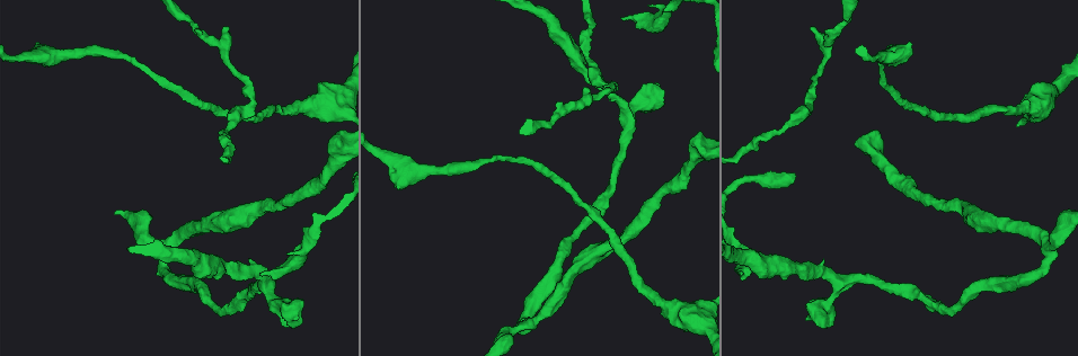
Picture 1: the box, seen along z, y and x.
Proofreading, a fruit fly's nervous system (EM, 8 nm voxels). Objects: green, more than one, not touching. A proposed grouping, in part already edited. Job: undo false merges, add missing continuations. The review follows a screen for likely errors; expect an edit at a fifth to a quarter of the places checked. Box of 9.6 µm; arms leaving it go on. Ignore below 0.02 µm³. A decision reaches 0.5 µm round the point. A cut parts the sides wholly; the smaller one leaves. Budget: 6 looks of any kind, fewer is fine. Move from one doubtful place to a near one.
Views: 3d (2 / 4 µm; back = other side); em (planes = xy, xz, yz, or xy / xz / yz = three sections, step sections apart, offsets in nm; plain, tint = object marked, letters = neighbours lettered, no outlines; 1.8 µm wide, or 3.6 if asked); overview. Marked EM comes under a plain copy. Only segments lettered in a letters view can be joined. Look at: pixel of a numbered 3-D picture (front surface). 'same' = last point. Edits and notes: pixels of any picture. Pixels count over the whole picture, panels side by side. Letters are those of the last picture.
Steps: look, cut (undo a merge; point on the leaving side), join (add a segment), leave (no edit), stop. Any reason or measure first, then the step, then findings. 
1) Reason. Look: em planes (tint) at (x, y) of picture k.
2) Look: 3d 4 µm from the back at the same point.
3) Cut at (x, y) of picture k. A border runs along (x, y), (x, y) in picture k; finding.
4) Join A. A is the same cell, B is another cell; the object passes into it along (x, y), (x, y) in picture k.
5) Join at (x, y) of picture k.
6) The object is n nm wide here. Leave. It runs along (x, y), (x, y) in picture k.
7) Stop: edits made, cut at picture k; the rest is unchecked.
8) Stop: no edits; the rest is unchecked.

Abrupt turn. Look: 3d 4 µm at (807, 102) of picture 1.

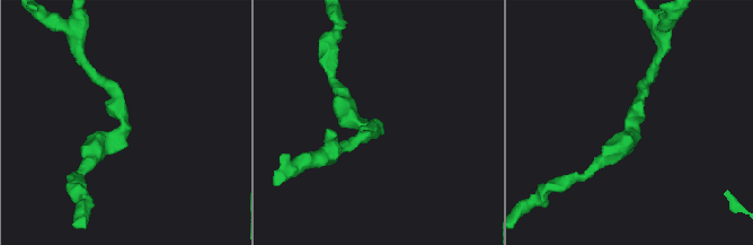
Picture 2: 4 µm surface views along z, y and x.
The arms are 190, 320 nm wide; need the tissue. Look: em xz step 16 (tint) at (630, 123) of picture 2.

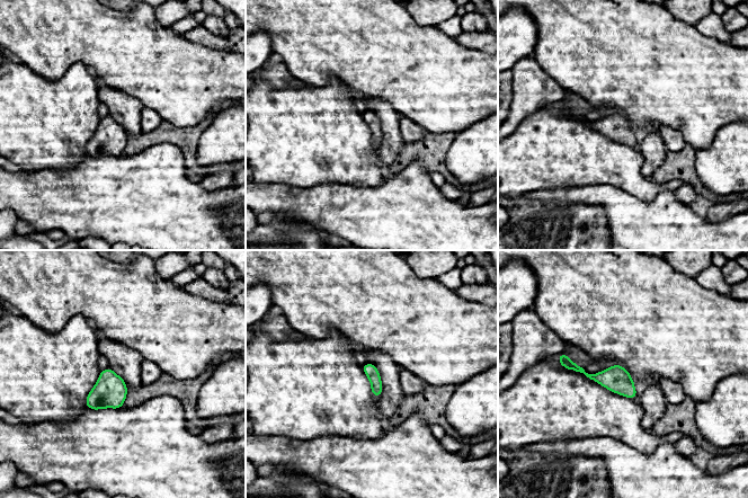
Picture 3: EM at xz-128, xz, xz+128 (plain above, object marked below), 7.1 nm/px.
Look: em planes (letters) at the same point.

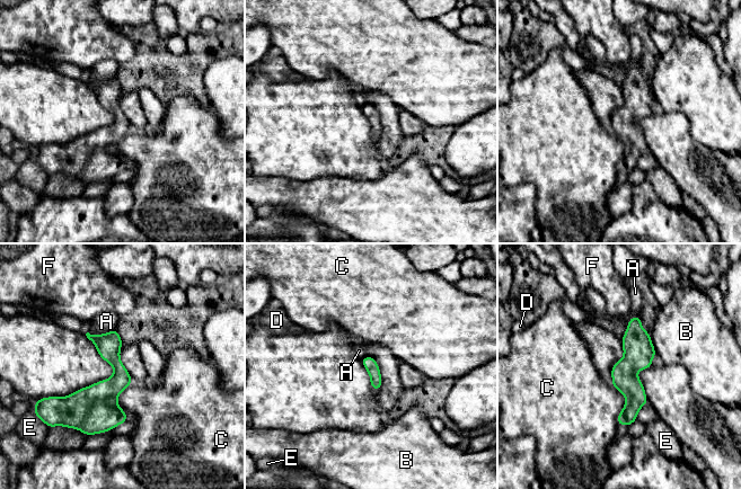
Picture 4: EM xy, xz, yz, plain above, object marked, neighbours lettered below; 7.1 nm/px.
The object is 90 nm wide here; the longest contact is with C, 300 nm. Leave. A, B, C, D, E and F are other cells; continuous, no second cell.

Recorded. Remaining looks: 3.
Branch stops here. Look: 3d 4 µm from the back at (586, 88) of picture 1.

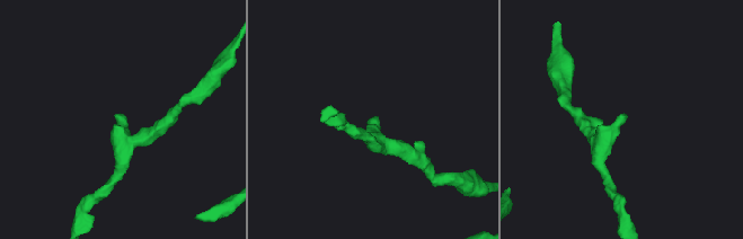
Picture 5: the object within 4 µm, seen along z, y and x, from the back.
Look: em xy step 16 (tint) at (627, 115) of picture 5.

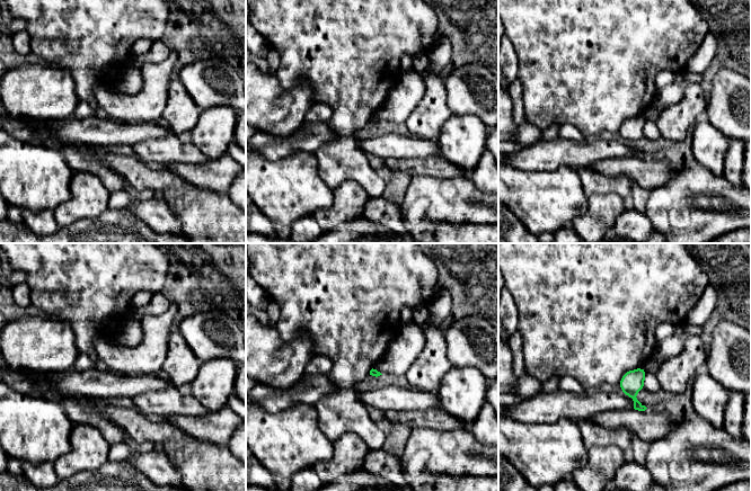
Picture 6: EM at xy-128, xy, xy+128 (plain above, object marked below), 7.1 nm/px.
Another direction. Look: em planes (letters) at the same point.

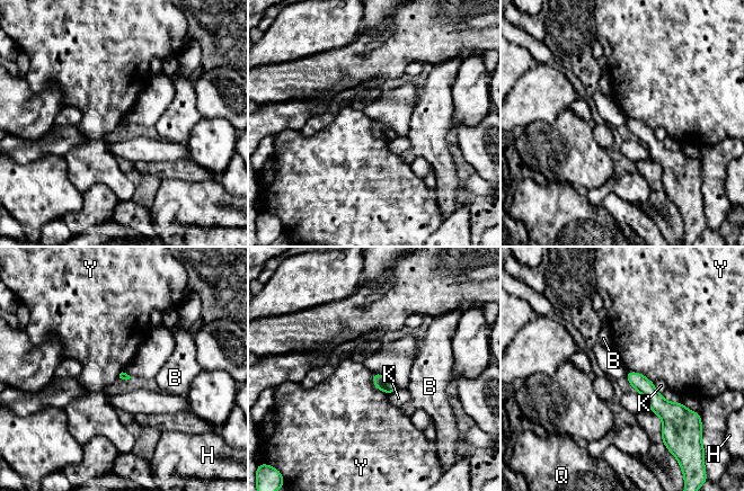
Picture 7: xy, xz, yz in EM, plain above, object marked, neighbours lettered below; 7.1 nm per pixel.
Leave. B, H, K, Q and Y are other cells; none of them fits.

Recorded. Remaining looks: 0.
Stop: no edits; the rest is unchecked.

